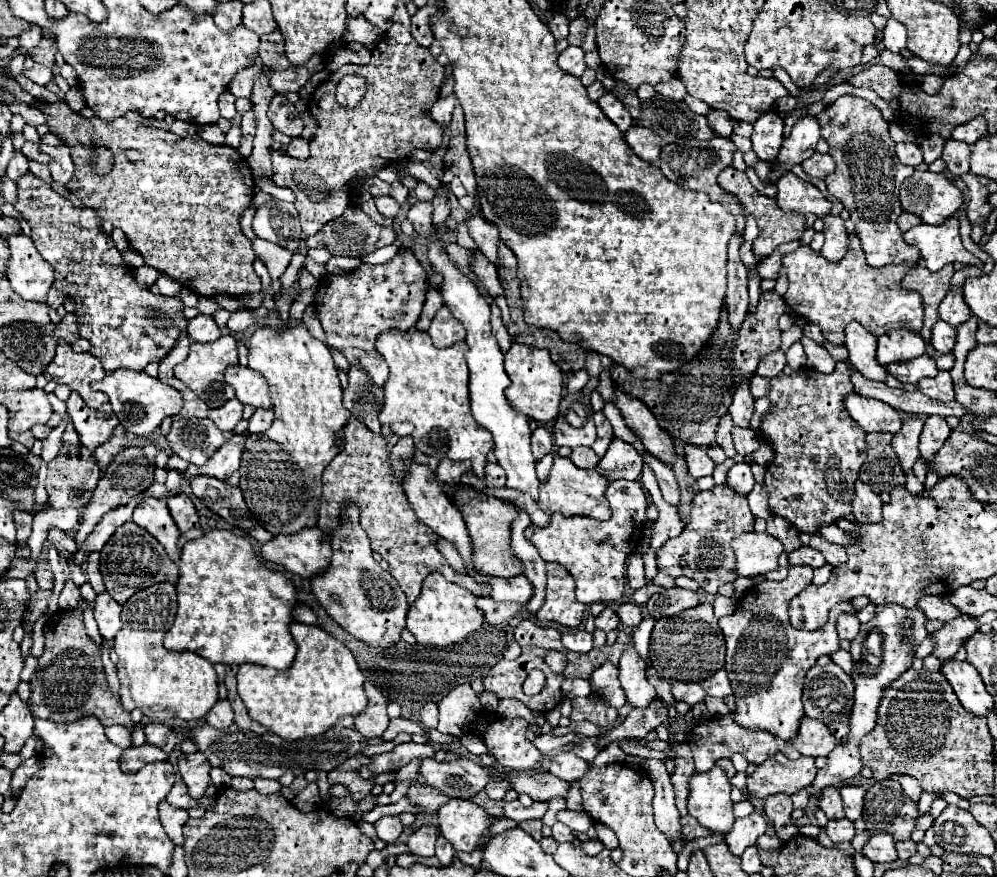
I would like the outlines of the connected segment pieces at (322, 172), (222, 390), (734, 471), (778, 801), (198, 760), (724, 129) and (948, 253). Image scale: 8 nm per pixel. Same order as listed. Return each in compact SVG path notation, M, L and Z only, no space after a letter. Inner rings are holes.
M401 1L397 3L395 15L393 15L393 25L383 35L383 39L373 47L371 55L373 57L367 65L351 65L351 63L343 65L341 69L333 71L331 77L315 89L315 93L309 101L309 111L313 117L317 117L317 133L311 139L309 159L293 159L283 149L277 149L271 153L273 181L275 181L275 185L287 187L295 193L295 207L299 211L299 219L301 219L301 227L303 227L305 235L315 235L325 223L341 217L347 211L347 207L353 201L351 199L353 181L357 179L359 173L379 171L381 167L397 165L409 153L413 153L417 149L435 151L443 143L443 125L431 117L431 107L439 99L439 89L445 79L445 69L441 63L437 63L437 59L431 55L431 51L427 47L421 47L413 39L411 15L409 15L405 3L401 3ZM349 73L357 73L357 75L365 77L365 81L367 81L367 91L365 91L361 103L353 109L339 105L335 99L337 83Z
M221 335L217 341L211 343L191 343L191 353L183 363L175 367L175 377L181 379L189 389L193 389L197 397L203 399L209 407L221 407L225 401L235 397L233 387L227 385L223 379L223 373L229 365L239 365L237 339L231 335Z
M737 463L729 469L727 473L727 483L733 491L741 493L741 495L747 495L753 485L755 485L755 479L753 479L753 473L751 473L751 467L747 463Z
M801 789L801 791L793 793L793 795L777 793L777 795L767 797L767 801L765 801L765 813L775 823L775 831L779 835L779 839L789 841L789 839L793 839L799 833L797 827L791 825L791 815L789 813L793 809L807 807L807 803L809 803L807 789Z
M197 751L193 755L181 755L179 757L179 773L187 785L187 791L193 799L201 799L207 785L209 785L209 761L207 757Z
M709 111L707 121L709 127L715 131L715 135L729 137L733 133L733 119L725 111Z
M949 217L941 225L921 223L903 233L905 241L915 245L921 251L923 263L929 271L939 271L947 263L963 263L963 265L979 265L979 259L971 255L959 235L959 219Z

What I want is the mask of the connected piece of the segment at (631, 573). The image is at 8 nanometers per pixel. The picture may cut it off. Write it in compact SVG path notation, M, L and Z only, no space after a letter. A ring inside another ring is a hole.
M633 553L629 557L629 567L627 567L627 581L631 589L641 589L647 585L647 579L643 575L643 557L641 553Z

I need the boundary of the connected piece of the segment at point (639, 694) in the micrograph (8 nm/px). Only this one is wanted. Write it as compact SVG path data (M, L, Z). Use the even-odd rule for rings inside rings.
M627 647L625 655L619 661L619 681L633 709L647 709L649 703L657 697L645 677L645 667L647 665L639 659L635 647Z

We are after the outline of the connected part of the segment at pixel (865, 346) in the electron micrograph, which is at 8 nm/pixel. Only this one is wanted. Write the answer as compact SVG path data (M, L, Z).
M849 323L845 327L845 347L849 349L849 363L871 381L885 383L889 371L885 365L881 365L875 357L877 337L871 335L861 323Z

